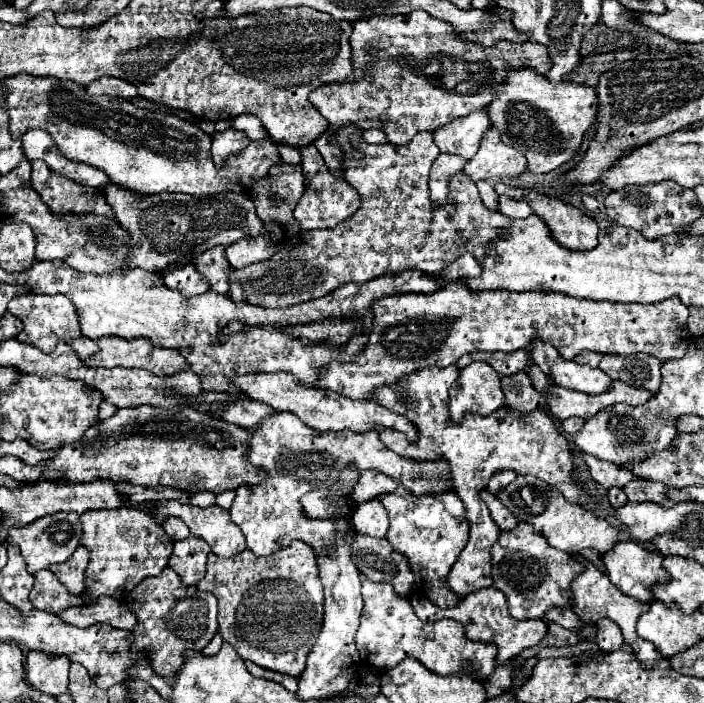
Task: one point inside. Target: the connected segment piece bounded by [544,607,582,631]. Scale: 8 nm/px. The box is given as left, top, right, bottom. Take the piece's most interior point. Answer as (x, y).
(567, 618)

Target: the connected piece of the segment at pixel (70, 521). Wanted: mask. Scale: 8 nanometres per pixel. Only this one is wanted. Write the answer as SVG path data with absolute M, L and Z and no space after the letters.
M54 513L54 515L40 517L38 521L28 523L26 527L10 529L10 535L4 543L20 549L20 553L26 561L26 571L30 575L34 575L40 569L48 569L48 565L52 565L52 563L66 561L78 549L80 537L82 537L82 523L80 523L78 515L74 515L74 513Z

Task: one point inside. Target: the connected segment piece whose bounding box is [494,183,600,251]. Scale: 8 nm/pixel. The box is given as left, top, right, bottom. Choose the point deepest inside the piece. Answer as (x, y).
(571, 227)

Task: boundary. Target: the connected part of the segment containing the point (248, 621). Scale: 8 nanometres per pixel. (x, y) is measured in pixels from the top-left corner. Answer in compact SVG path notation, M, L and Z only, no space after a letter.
M294 541L290 547L276 551L268 557L256 557L248 549L222 559L214 553L208 555L206 575L196 583L198 591L208 591L218 599L218 633L230 643L244 661L252 661L264 669L298 677L306 667L306 657L316 643L322 627L324 593L318 577L314 549L304 541Z

